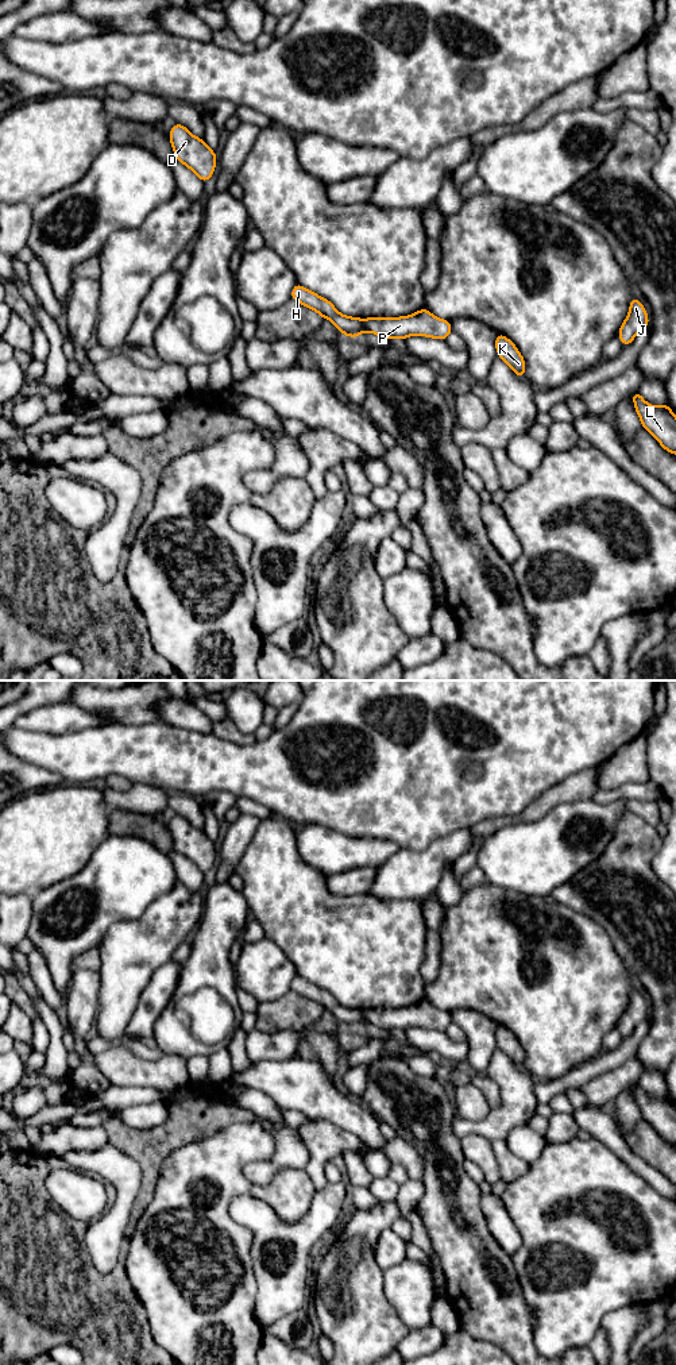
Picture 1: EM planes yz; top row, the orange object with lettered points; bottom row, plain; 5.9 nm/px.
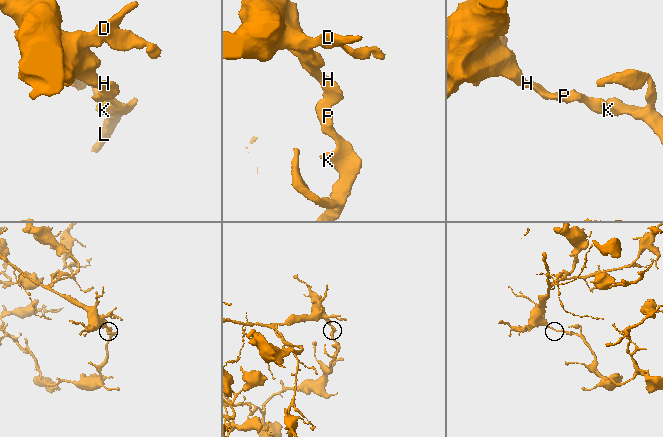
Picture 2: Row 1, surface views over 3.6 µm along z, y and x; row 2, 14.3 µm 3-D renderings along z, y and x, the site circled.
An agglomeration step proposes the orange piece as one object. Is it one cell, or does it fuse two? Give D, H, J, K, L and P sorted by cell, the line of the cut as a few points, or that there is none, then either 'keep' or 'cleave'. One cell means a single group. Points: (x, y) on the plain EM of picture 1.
D H / J K L P | yz (360, 1010), (363, 1022) | cleave

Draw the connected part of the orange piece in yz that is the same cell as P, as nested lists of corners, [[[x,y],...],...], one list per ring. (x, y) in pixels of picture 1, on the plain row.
[[[425,999],[409,1007],[362,1010],[362,1015],[363,1023],[371,1023],[386,1032],[405,1032],[412,1026],[445,1032],[452,1023],[449,1011],[439,1010]]]

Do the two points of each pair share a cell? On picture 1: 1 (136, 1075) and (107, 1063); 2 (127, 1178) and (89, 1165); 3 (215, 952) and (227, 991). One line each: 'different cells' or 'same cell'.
1: same cell
2: same cell
3: same cell

